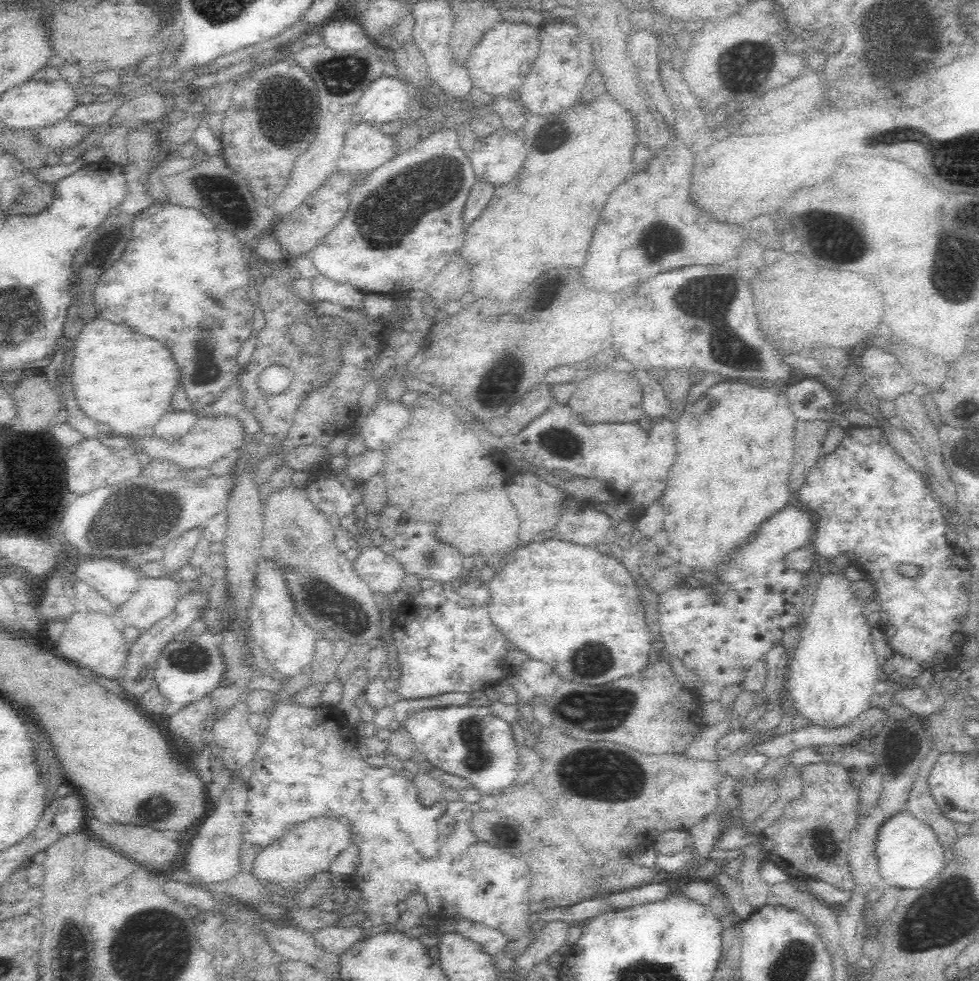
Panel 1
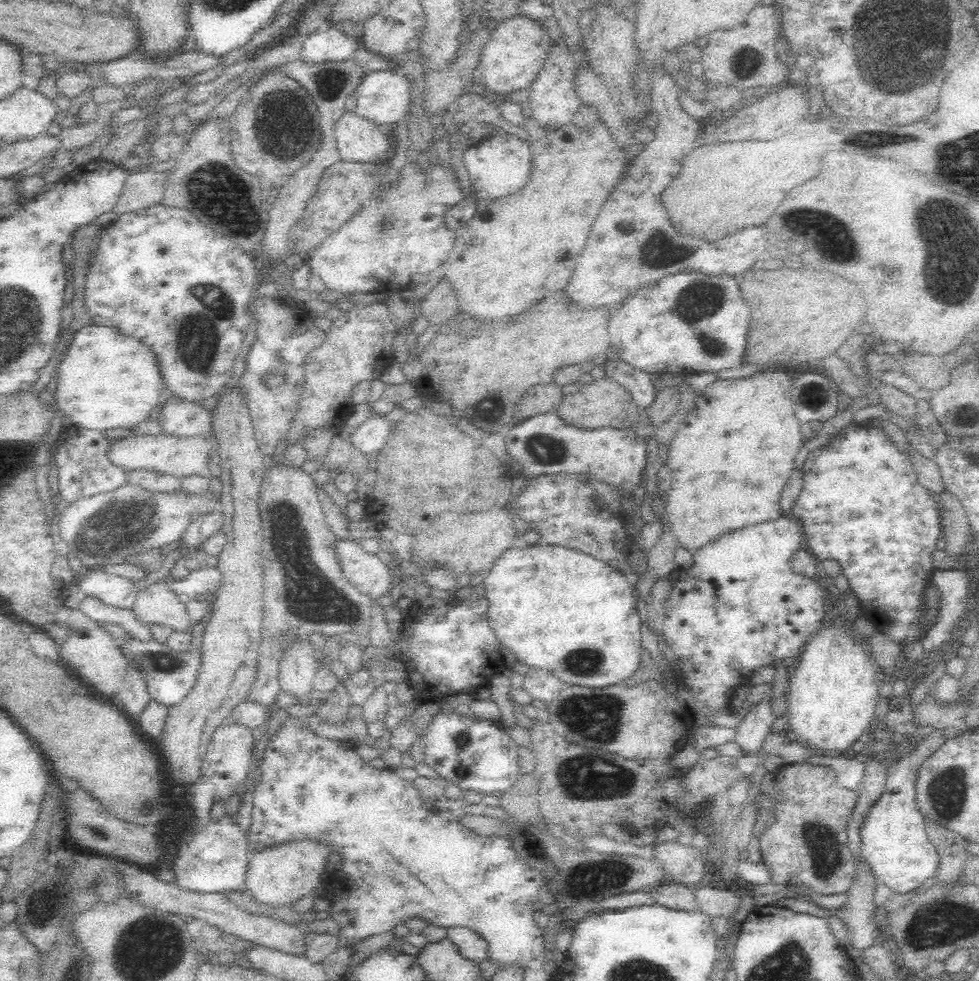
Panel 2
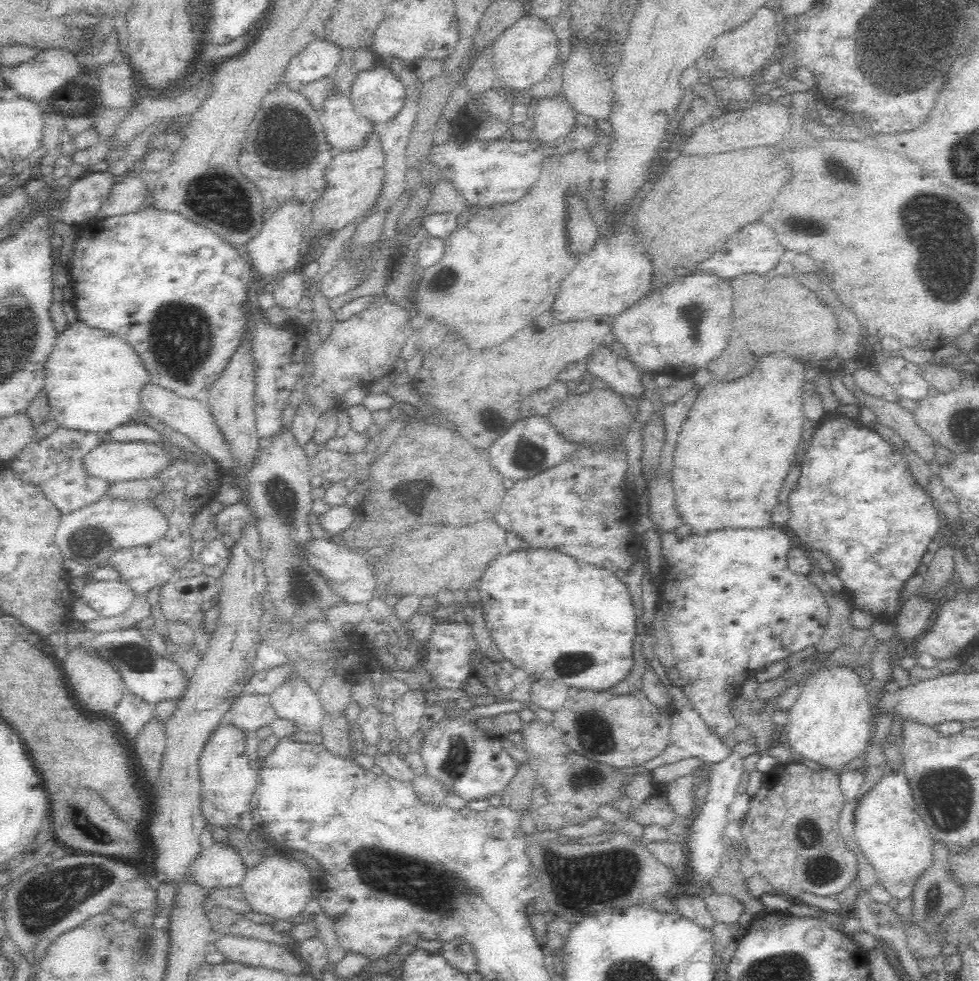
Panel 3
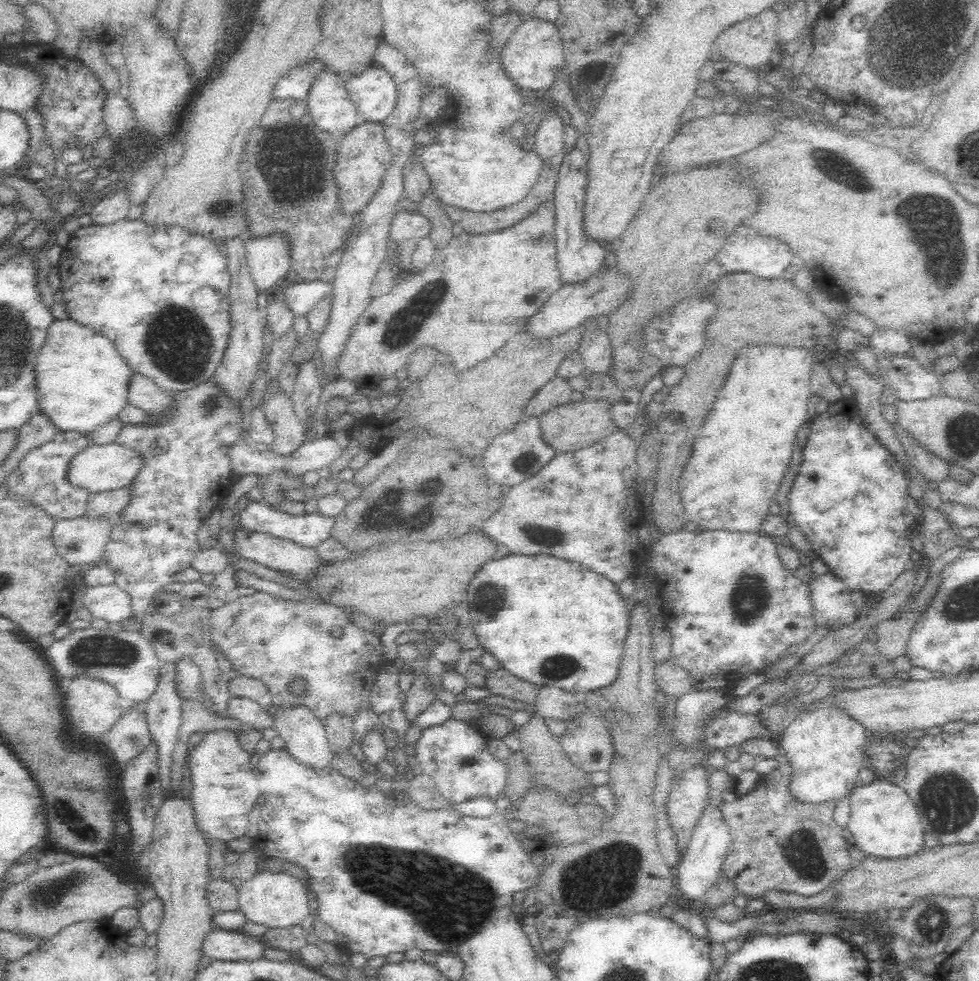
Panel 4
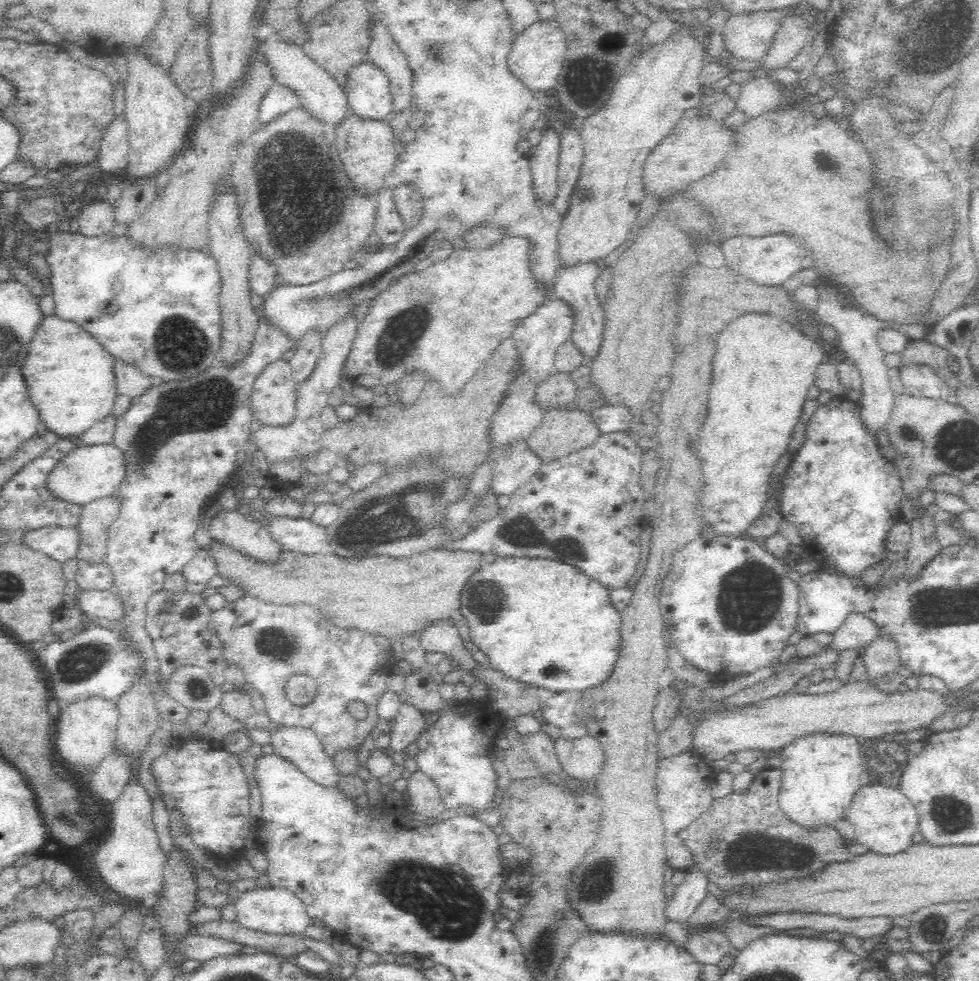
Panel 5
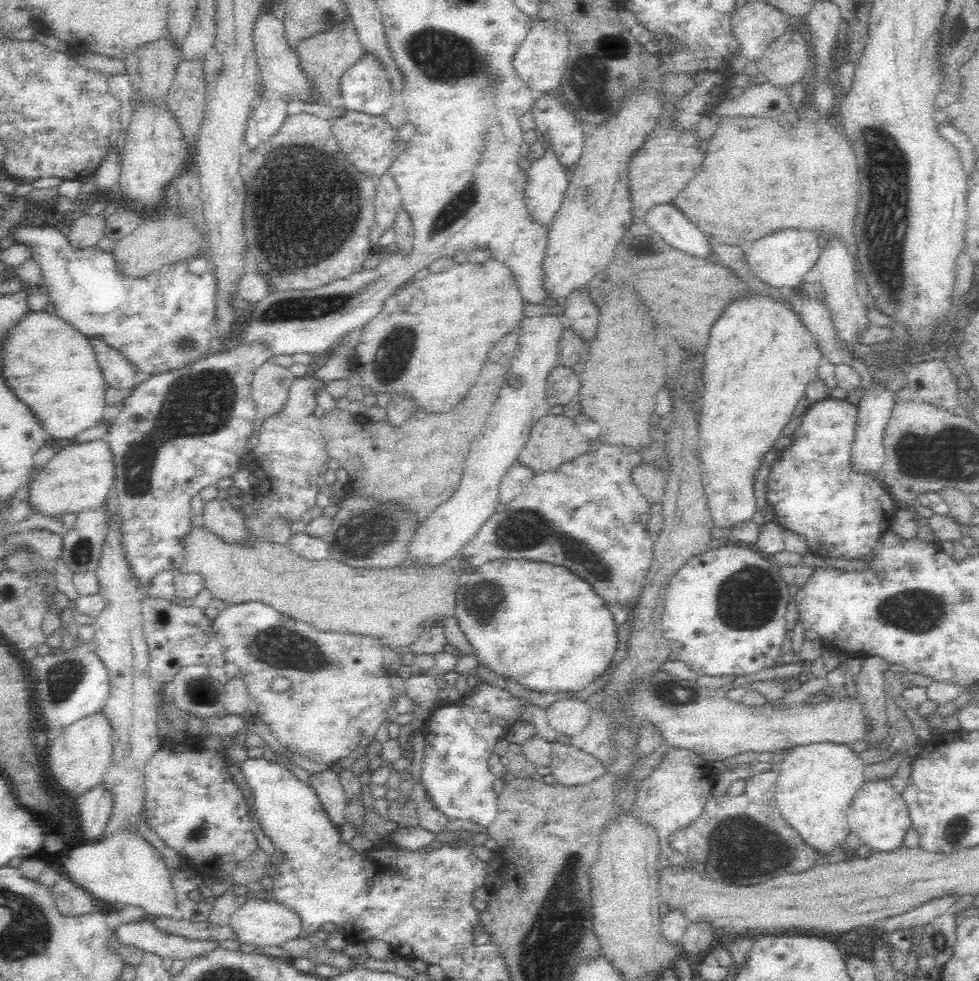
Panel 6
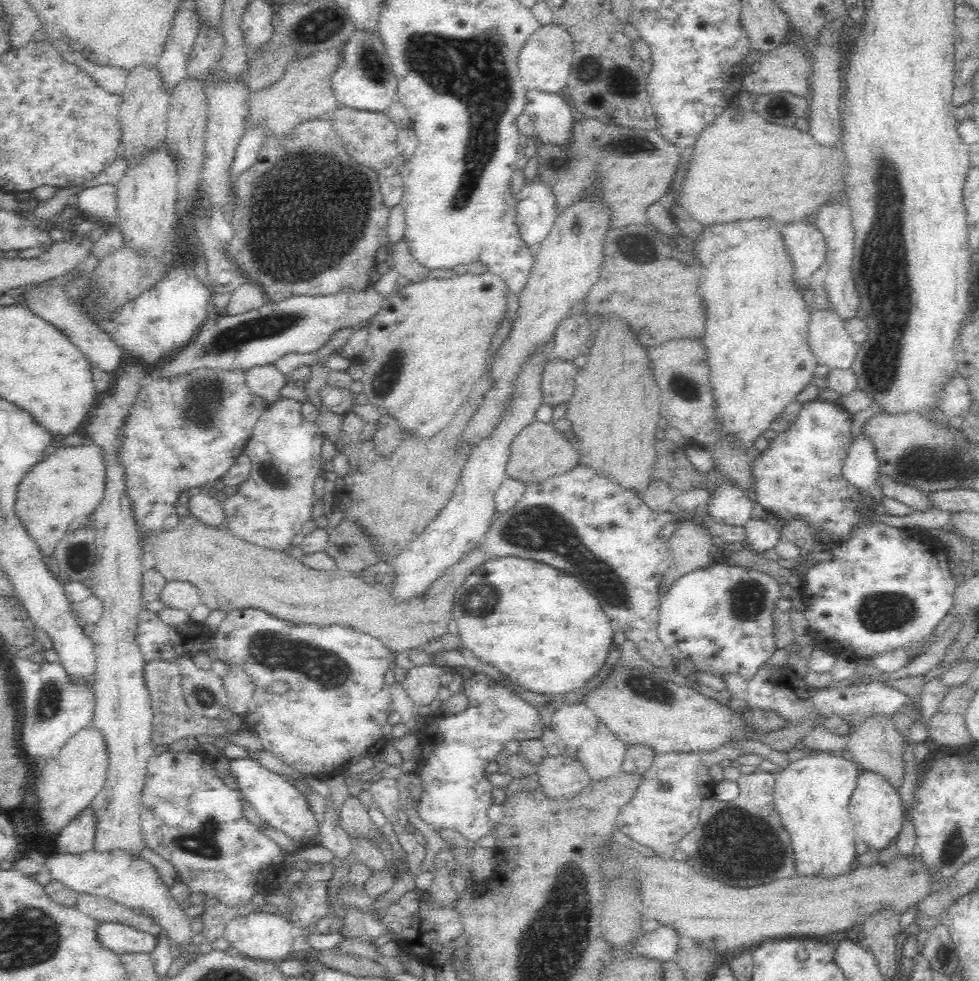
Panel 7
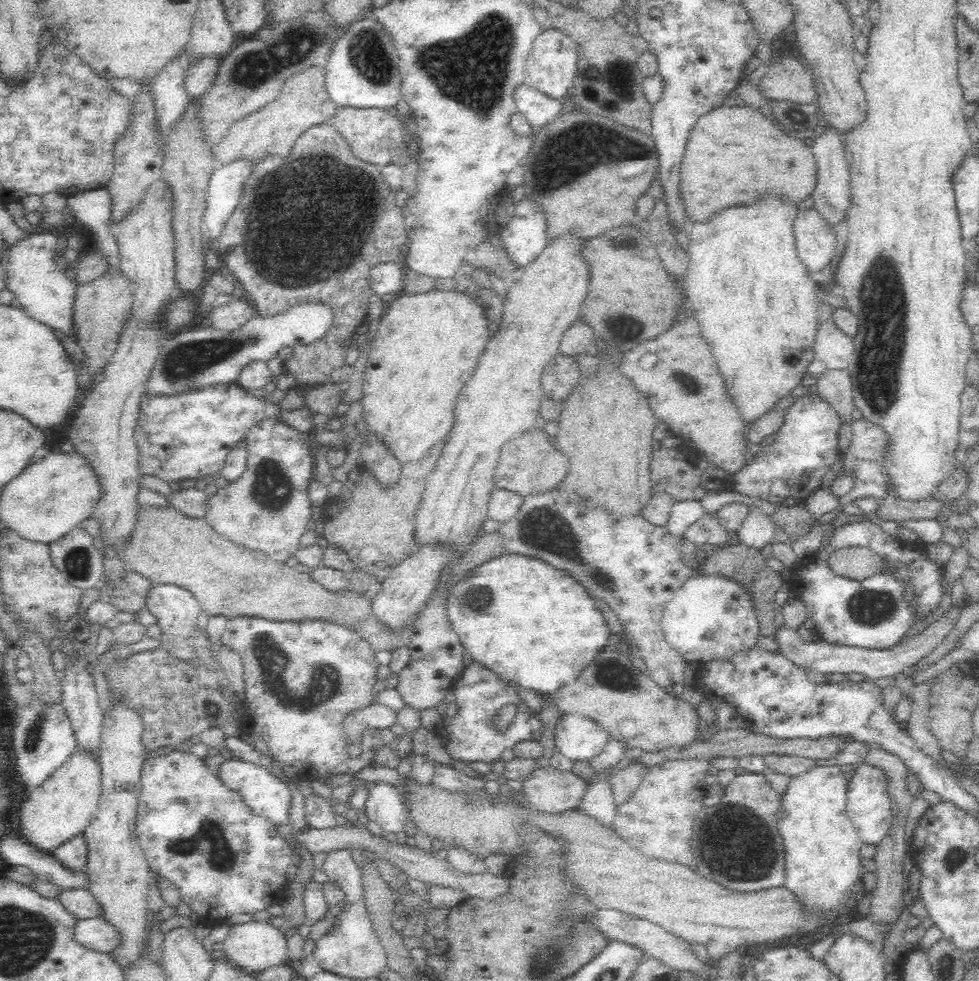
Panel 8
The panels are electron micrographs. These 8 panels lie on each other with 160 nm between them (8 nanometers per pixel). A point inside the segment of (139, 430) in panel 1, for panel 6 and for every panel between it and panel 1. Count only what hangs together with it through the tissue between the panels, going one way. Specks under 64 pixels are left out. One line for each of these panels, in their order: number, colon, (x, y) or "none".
2: (108, 380)
3: (94, 380)
4: (83, 383)
5: (72, 381)
6: (52, 366)

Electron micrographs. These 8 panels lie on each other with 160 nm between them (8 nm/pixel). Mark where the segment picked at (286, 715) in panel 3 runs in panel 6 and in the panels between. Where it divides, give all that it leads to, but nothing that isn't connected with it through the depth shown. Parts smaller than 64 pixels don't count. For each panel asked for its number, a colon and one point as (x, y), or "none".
4: (304, 733)
5: (302, 746)
6: (327, 784)

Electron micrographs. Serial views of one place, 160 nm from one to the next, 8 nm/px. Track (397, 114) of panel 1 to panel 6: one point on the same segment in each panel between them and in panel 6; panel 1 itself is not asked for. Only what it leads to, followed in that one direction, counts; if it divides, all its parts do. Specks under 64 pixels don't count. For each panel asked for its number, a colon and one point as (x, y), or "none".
2: (382, 97)
3: (378, 94)
4: (374, 92)
5: (368, 87)
6: (365, 87)

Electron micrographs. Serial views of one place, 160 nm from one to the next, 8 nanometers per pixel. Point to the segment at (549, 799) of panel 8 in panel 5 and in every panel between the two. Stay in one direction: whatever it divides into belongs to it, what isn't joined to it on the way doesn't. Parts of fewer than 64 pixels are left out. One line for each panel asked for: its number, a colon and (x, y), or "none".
5: (582, 758)
6: (571, 765)
7: (559, 775)

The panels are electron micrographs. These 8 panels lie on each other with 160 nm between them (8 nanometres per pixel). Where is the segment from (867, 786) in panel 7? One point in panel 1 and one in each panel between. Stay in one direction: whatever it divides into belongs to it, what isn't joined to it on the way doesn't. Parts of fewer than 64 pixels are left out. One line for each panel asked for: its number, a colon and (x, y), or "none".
1: (909, 854)
2: (894, 841)
3: (896, 841)
4: (884, 820)
5: (882, 818)
6: (878, 813)

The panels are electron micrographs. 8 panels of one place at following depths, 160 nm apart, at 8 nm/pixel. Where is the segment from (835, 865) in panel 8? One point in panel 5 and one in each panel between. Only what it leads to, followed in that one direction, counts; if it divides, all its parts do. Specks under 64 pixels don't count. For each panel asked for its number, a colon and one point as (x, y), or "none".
5: (822, 771)
6: (816, 784)
7: (812, 794)

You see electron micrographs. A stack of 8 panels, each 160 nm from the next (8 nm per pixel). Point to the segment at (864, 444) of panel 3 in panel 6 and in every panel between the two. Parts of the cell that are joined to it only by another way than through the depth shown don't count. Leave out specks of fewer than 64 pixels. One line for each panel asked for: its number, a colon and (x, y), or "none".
4: (851, 499)
5: (843, 496)
6: (816, 489)

